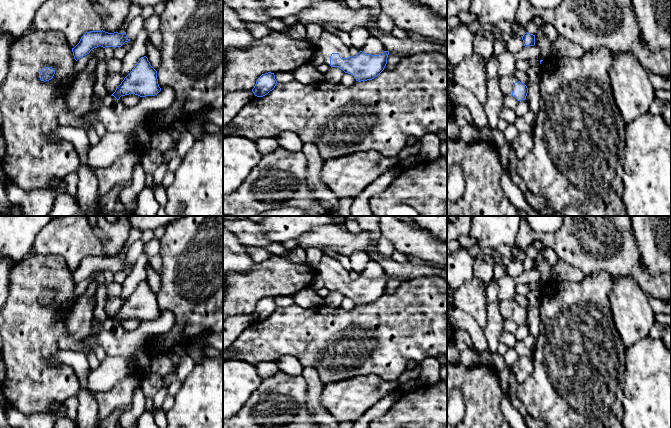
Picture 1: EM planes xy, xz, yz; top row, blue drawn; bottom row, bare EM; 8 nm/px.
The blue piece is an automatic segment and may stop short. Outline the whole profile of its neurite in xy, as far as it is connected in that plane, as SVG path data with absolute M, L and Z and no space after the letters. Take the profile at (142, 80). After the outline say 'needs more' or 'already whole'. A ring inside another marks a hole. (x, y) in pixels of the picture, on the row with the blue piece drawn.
M146 56L141 57L132 71L111 95L117 100L121 96L135 94L140 97L155 96L161 91L158 84L157 71L150 65Z; already whole

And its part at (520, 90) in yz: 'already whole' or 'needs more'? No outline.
needs more

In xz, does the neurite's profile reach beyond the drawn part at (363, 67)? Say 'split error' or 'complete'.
split error

